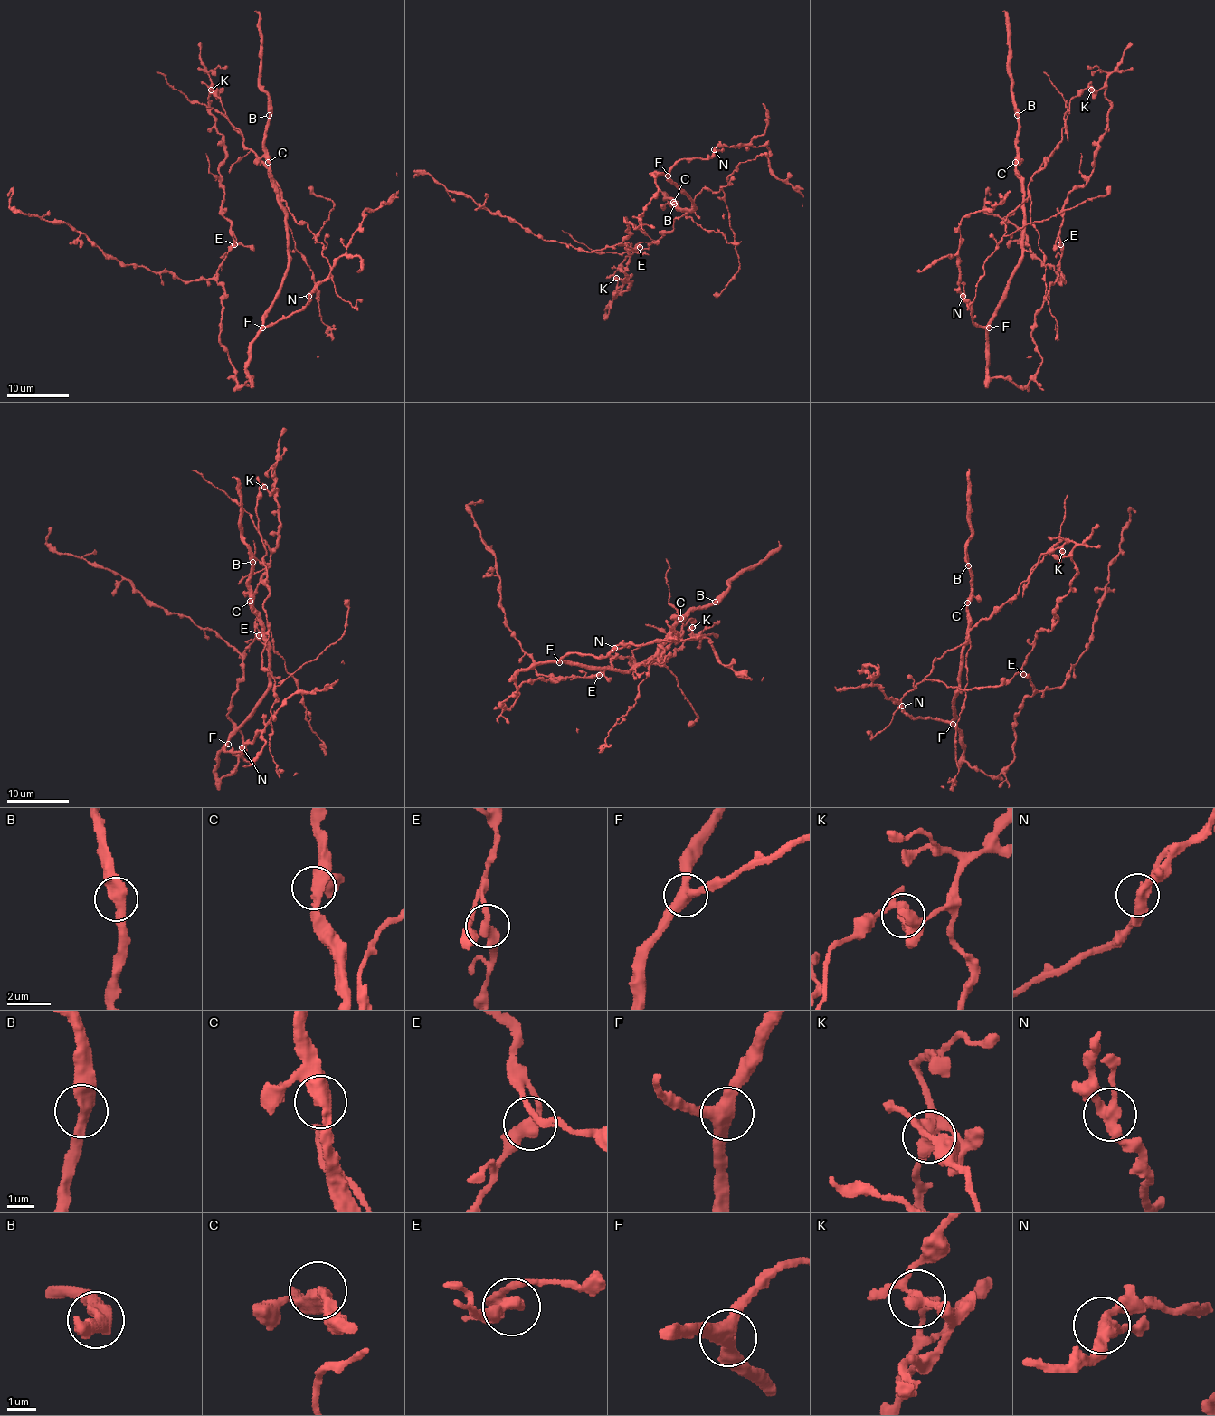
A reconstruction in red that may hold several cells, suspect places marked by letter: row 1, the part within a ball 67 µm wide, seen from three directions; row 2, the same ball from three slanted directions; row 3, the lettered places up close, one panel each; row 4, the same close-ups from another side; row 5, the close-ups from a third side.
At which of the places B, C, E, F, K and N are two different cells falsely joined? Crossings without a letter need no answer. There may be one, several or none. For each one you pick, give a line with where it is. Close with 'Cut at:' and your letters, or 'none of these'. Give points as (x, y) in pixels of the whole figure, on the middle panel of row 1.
K: place (616, 278)
Cut at: K

